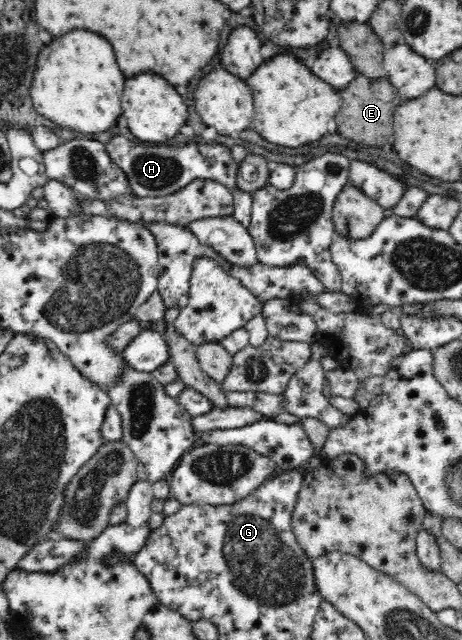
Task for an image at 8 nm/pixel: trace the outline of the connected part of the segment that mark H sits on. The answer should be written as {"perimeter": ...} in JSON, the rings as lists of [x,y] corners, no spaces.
{"perimeter":[[[114,135],[105,145],[108,155],[126,174],[128,186],[133,195],[141,198],[164,197],[186,187],[195,179],[211,179],[223,183],[233,195],[233,218],[244,227],[251,222],[251,207],[253,206],[252,193],[242,191],[237,184],[239,163],[230,154],[231,148],[218,143],[202,143],[198,145],[192,141],[184,147],[160,147],[160,145],[138,145],[128,141],[128,137]]]}

